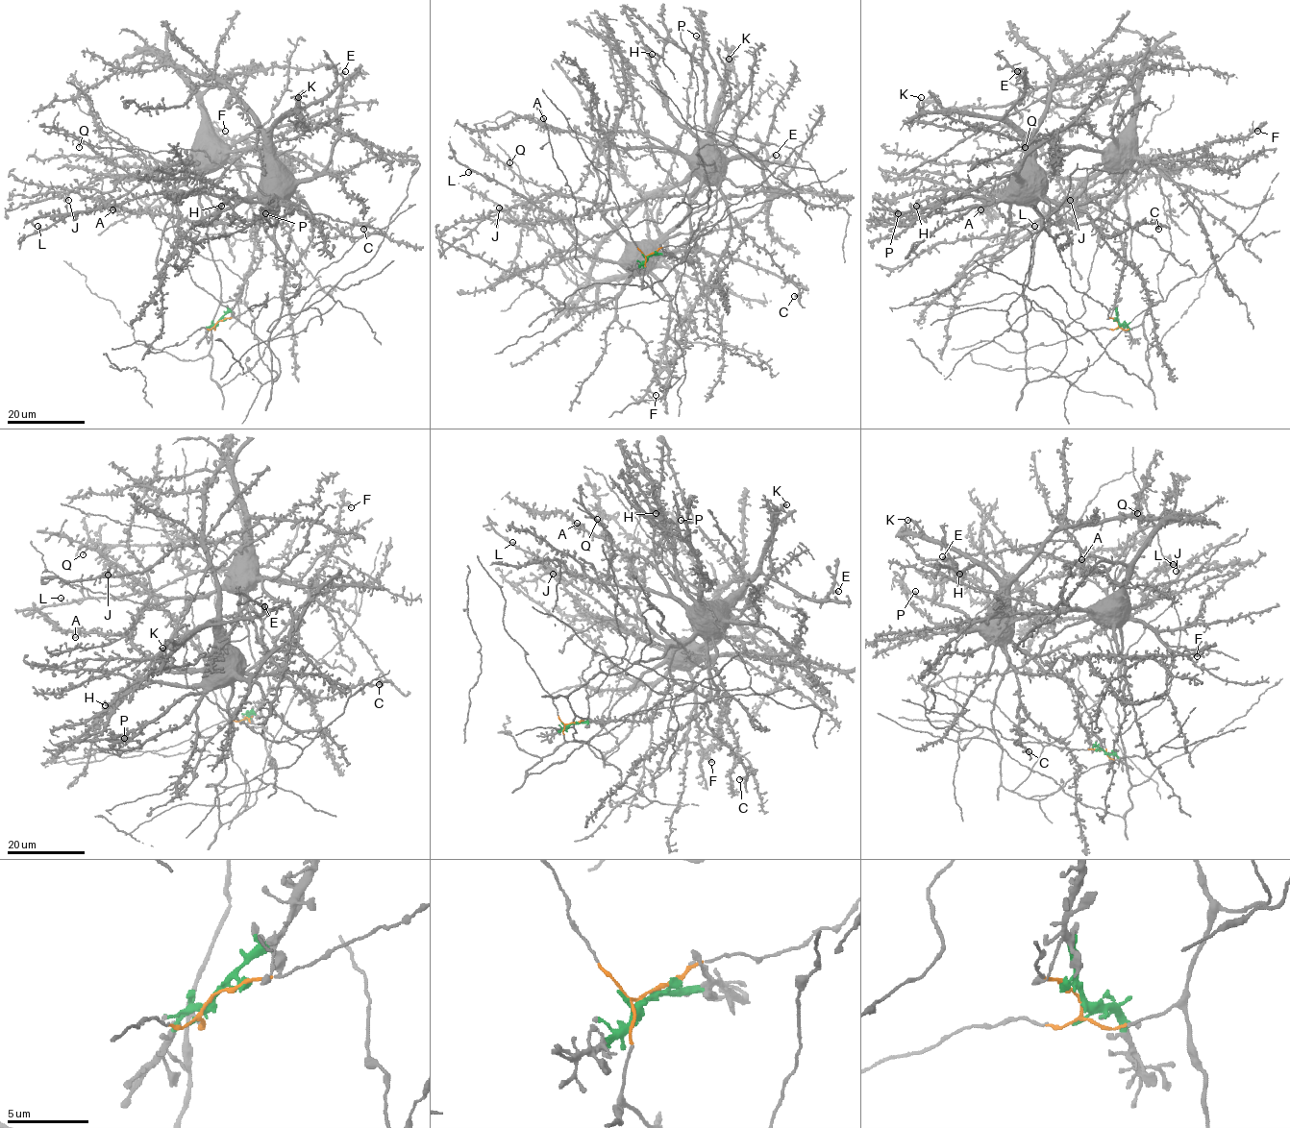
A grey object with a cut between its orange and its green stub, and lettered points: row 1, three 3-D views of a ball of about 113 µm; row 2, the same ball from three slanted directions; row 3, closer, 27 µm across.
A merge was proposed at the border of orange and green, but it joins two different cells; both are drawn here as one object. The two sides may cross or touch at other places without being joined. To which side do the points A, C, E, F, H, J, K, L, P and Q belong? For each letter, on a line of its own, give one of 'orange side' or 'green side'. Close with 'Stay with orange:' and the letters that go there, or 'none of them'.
A: green side
C: green side
E: green side
F: green side
H: green side
J: orange side
K: green side
L: orange side
P: green side
Q: orange side
Stay with orange: J, L, Q

